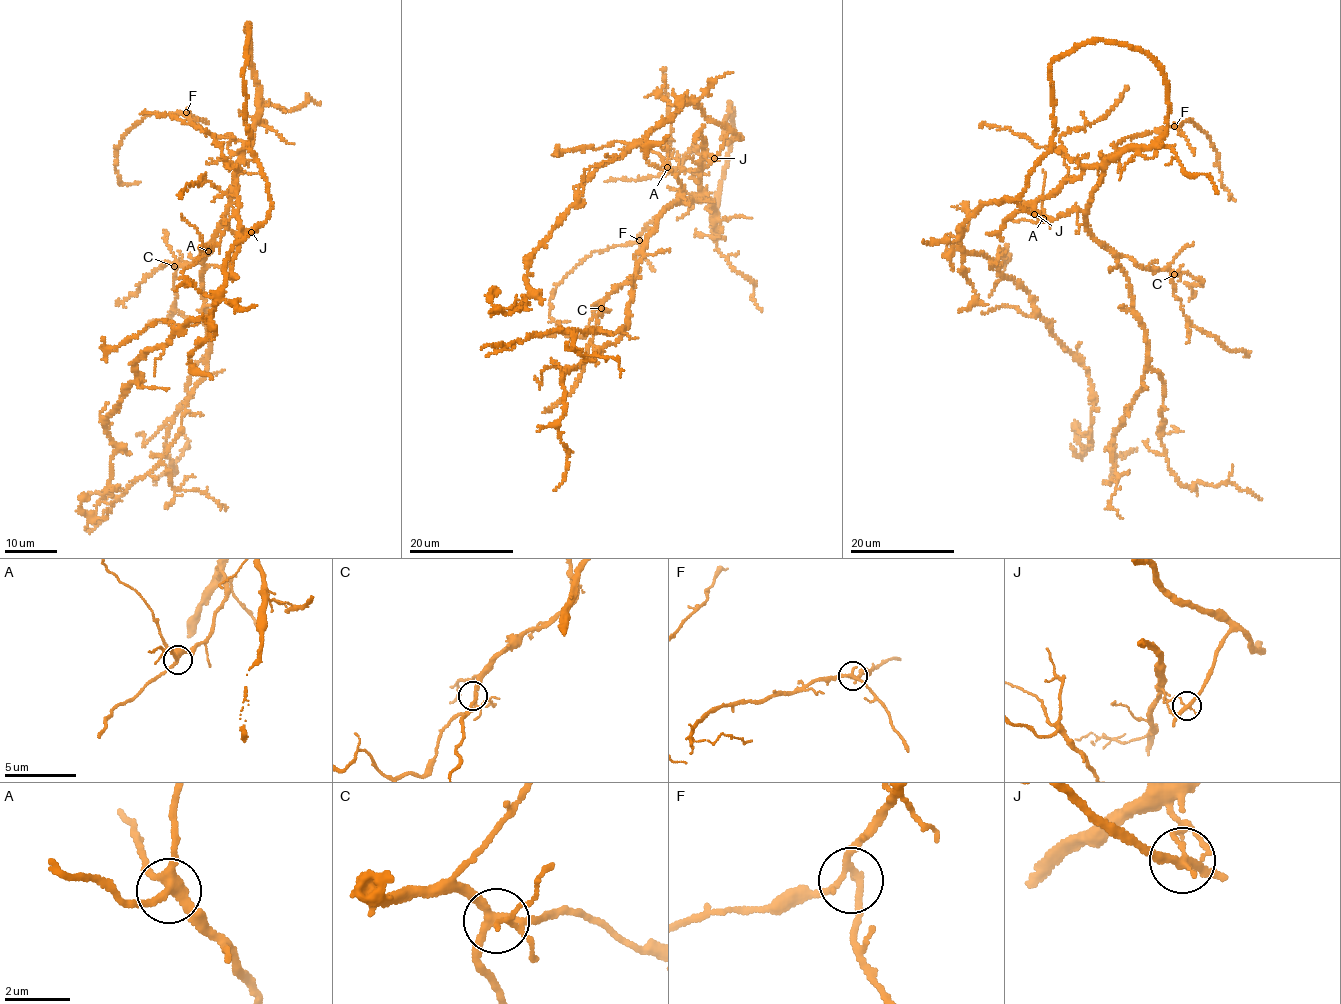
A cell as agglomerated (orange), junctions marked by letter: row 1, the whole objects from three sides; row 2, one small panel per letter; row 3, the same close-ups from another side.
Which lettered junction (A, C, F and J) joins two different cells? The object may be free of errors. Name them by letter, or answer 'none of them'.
none of them

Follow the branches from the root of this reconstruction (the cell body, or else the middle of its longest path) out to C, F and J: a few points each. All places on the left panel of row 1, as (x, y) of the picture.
C: (237, 204), (240, 161), (211, 251), (198, 257), (201, 260), (197, 262), (174, 266)
F: (237, 204), (236, 171), (244, 144), (240, 140), (213, 136), (192, 124), (186, 112)
J: (237, 204), (237, 219), (244, 230), (251, 232)

